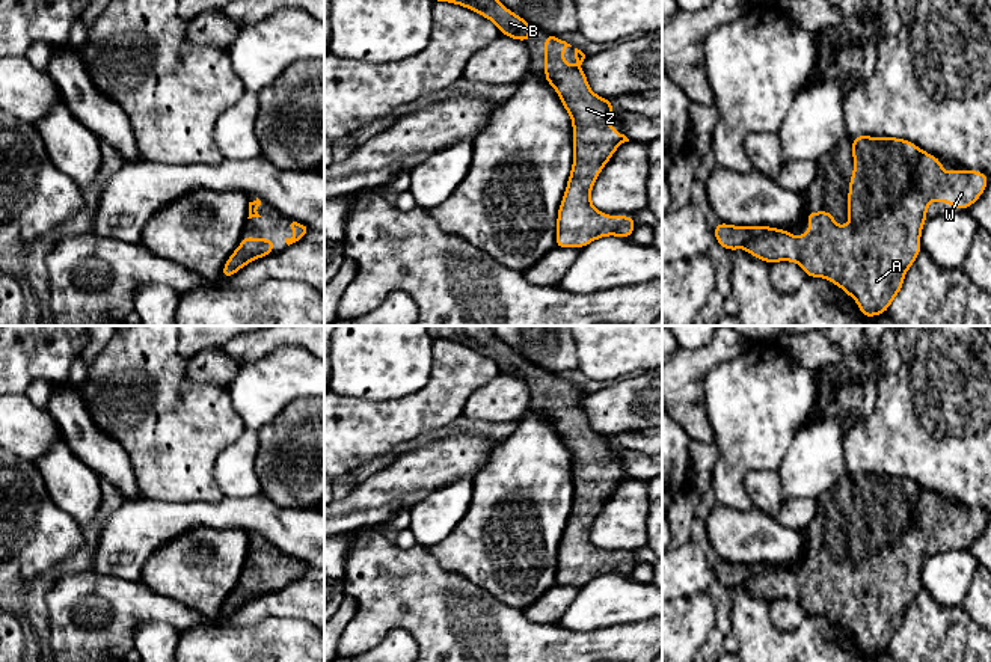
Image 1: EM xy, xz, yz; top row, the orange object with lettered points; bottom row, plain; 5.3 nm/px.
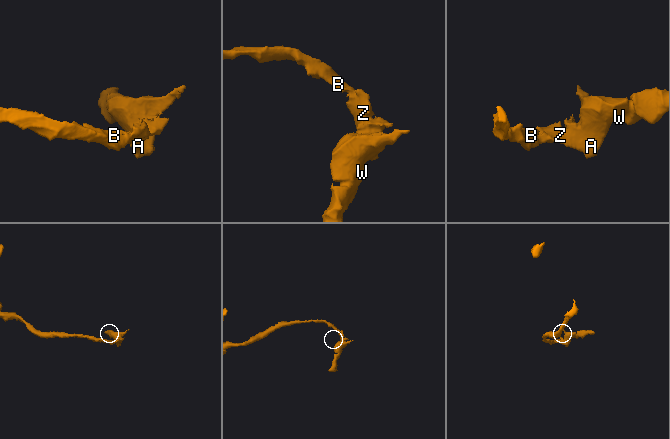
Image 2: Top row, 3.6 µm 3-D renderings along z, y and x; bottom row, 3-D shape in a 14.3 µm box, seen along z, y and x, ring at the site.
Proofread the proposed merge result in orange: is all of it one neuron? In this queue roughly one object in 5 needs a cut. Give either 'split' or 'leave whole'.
leave whole

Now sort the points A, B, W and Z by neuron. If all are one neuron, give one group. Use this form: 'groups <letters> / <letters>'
groups A B W Z

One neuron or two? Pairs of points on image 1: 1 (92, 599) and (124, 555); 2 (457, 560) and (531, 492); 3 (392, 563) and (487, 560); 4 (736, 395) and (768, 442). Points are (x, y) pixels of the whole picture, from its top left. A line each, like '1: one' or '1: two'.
1: two
2: one
3: two
4: one

